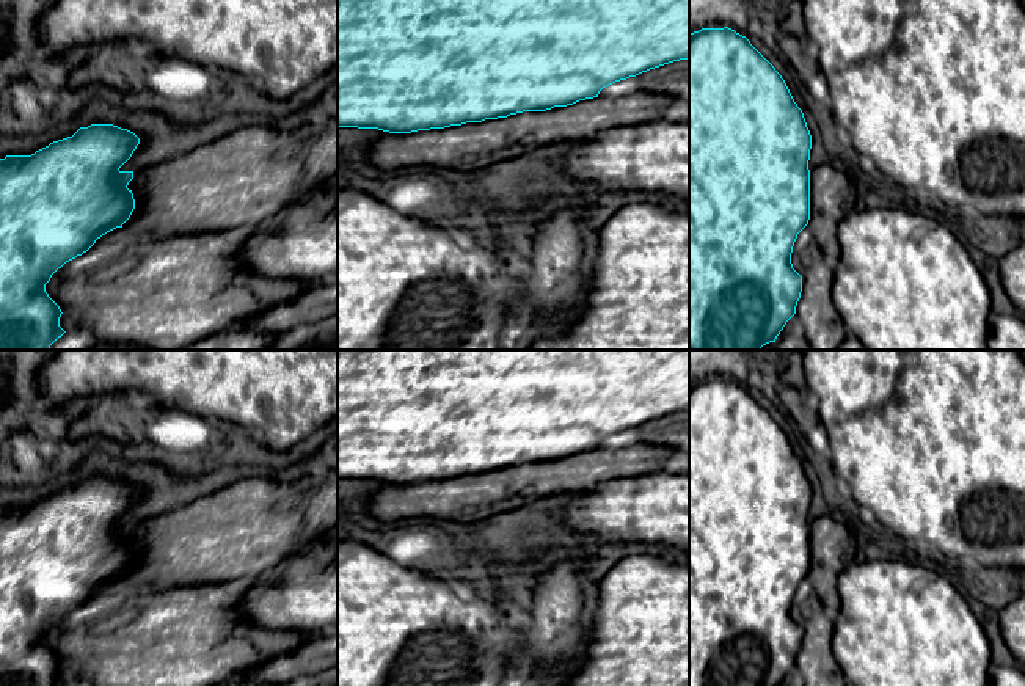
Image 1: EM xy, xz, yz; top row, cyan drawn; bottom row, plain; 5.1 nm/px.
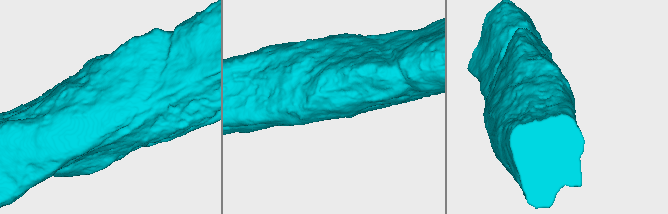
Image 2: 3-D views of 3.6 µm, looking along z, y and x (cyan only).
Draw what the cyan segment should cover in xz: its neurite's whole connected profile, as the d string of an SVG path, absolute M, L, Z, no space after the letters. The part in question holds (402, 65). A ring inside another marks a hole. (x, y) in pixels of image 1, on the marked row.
M337 0L337 127L378 129L389 133L444 129L466 122L507 118L523 111L546 111L598 97L600 91L615 82L636 77L650 69L689 60L689 0Z

